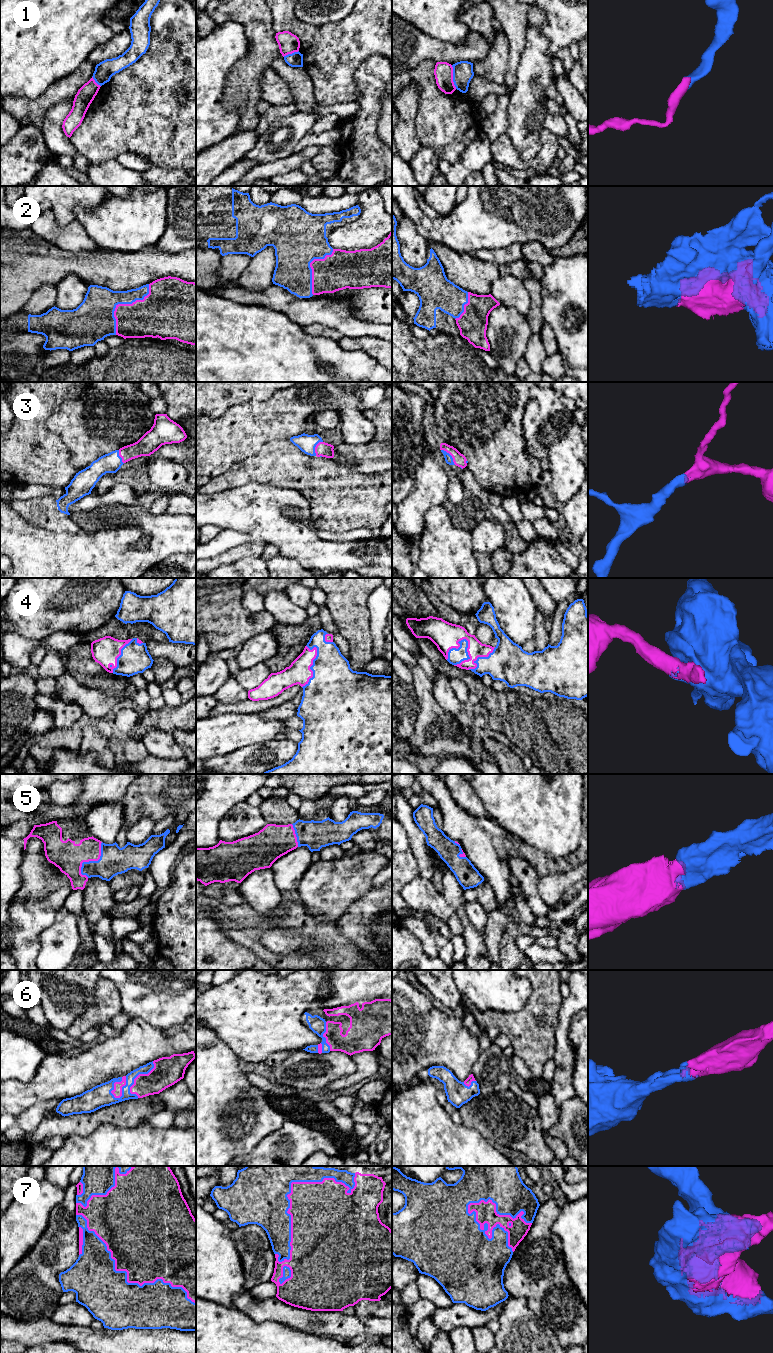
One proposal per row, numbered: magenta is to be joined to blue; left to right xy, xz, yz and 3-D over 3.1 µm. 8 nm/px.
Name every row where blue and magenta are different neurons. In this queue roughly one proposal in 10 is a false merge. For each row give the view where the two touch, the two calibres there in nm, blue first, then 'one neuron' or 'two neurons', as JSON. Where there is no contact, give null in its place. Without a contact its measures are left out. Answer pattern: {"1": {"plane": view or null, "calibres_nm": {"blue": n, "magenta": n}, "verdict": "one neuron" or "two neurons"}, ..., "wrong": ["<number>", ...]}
{"1": {"plane": "yz", "calibres_nm": {"blue": 160, "magenta": 150}, "verdict": "two neurons"}, "2": {"plane": "xy", "calibres_nm": {"blue": 300, "magenta": 300}, "verdict": "one neuron"}, "3": {"plane": "yz", "calibres_nm": {"blue": 60, "magenta": 100}, "verdict": "one neuron"}, "4": {"plane": "yz", "calibres_nm": {"blue": 130, "magenta": 220}, "verdict": "one neuron"}, "5": {"plane": "xy", "calibres_nm": {"blue": 220, "magenta": 240}, "verdict": "one neuron"}, "6": {"plane": "xy", "calibres_nm": {"blue": 180, "magenta": 80}, "verdict": "one neuron"}, "7": {"plane": "yz", "calibres_nm": {"blue": 320, "magenta": 160}, "verdict": "one neuron"}, "wrong": ["1"]}

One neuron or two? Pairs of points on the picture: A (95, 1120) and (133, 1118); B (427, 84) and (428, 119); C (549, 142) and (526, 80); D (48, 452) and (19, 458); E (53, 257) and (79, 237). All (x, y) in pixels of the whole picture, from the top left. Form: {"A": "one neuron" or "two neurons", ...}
{"A": "one neuron", "B": "one neuron", "C": "two neurons", "D": "one neuron", "E": "two neurons"}

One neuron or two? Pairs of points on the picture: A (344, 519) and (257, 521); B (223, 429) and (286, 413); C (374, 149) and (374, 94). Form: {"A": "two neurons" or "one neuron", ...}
{"A": "two neurons", "B": "one neuron", "C": "one neuron"}

